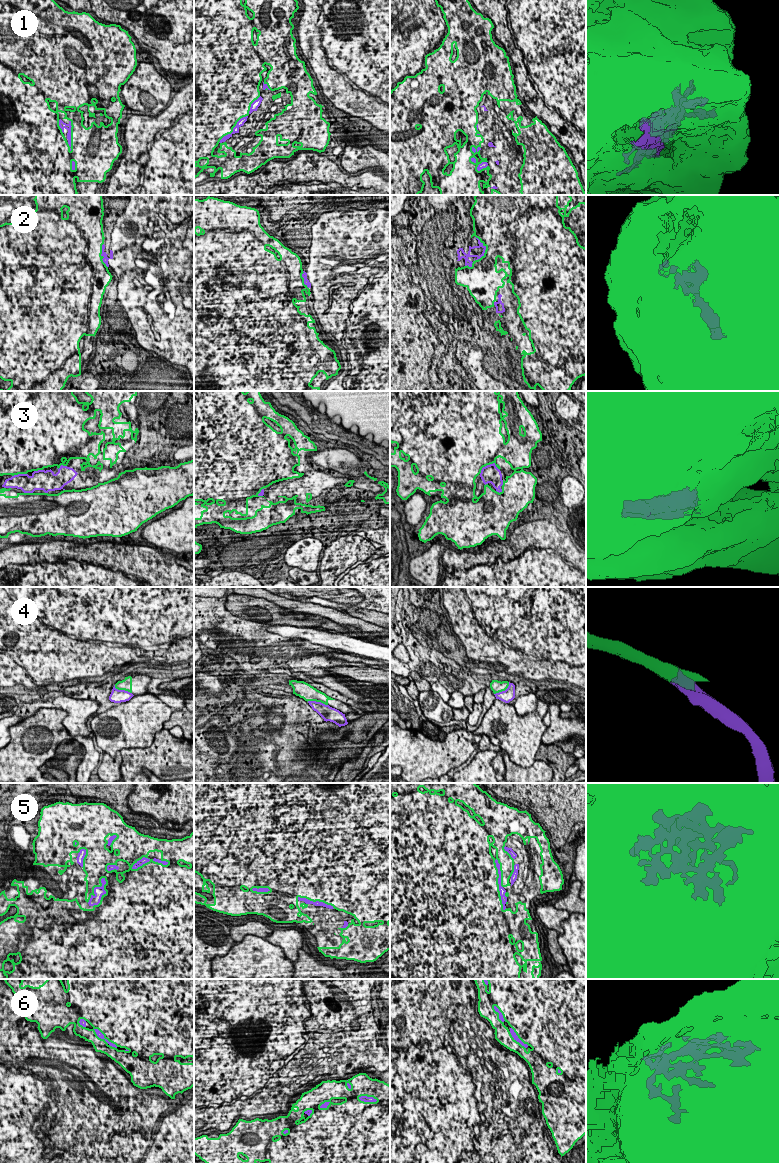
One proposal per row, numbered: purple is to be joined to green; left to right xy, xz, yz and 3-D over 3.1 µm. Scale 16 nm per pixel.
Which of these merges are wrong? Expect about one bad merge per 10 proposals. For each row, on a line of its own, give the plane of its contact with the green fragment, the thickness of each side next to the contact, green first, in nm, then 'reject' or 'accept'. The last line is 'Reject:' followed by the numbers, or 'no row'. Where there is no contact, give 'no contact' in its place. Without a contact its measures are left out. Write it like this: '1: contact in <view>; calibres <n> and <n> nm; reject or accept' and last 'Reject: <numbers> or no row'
1: contact in xy; calibres 480 and 100 nm; accept
2: contact in yz; calibres 420 and 190 nm; accept
3: contact in yz; calibres 500 and 280 nm; accept
4: contact in xz; calibres 240 and 220 nm; accept
5: contact in yz; calibres 500 and 100 nm; accept
6: contact in xy; calibres 460 and 90 nm; accept
Reject: no row

